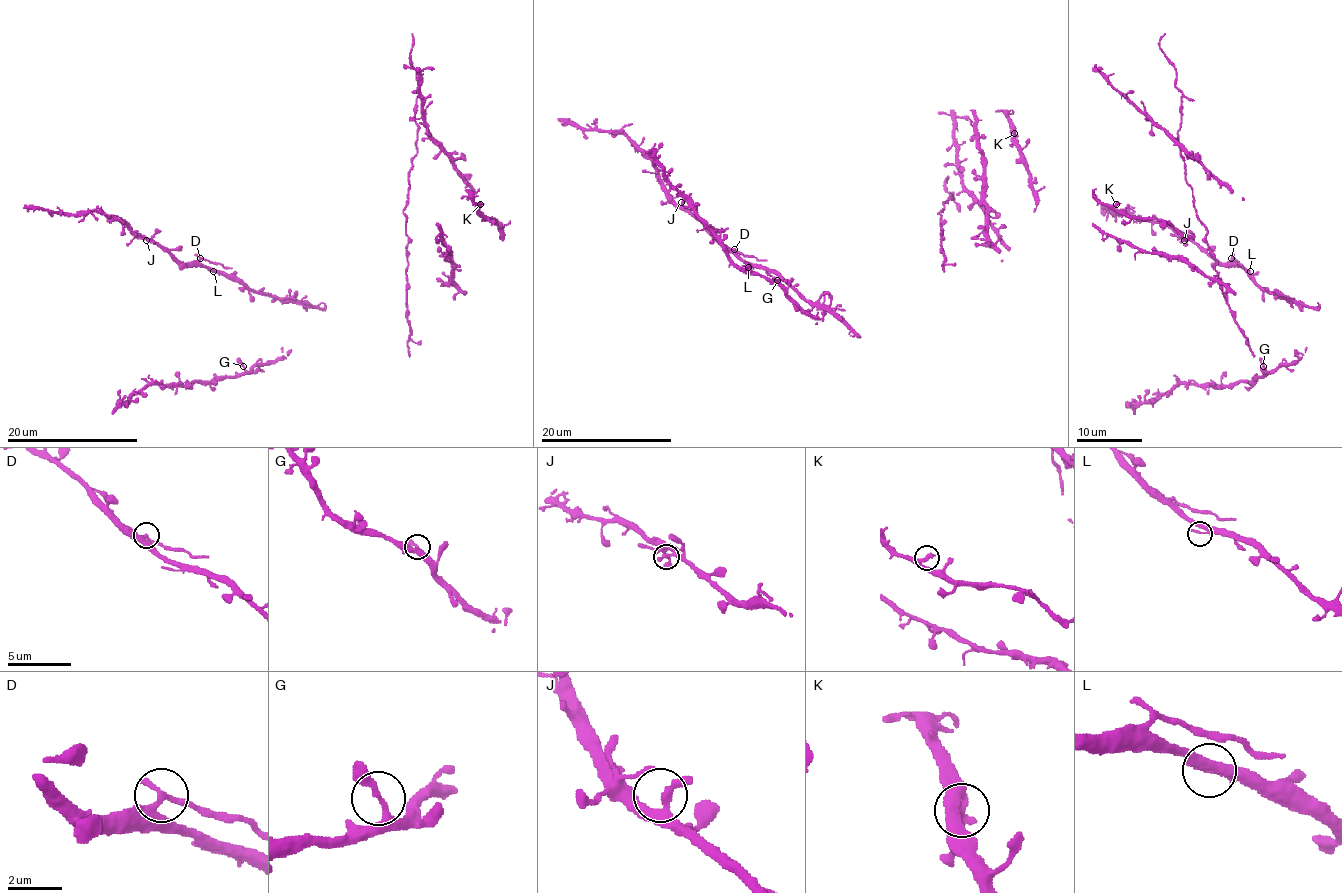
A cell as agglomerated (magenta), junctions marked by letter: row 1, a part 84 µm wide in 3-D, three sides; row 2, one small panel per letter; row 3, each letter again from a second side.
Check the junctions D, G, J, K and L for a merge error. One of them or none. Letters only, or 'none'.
D

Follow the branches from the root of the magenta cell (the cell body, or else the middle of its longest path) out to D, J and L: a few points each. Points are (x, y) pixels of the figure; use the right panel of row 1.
D: (1287, 296), (1291, 302), (1282, 296), (1264, 291), (1232, 258)
J: (1287, 296), (1291, 302), (1282, 296), (1264, 291), (1240, 266), (1220, 266), (1197, 245), (1184, 240)
L: (1287, 296), (1291, 302), (1282, 296), (1264, 291), (1250, 276), (1250, 271)

